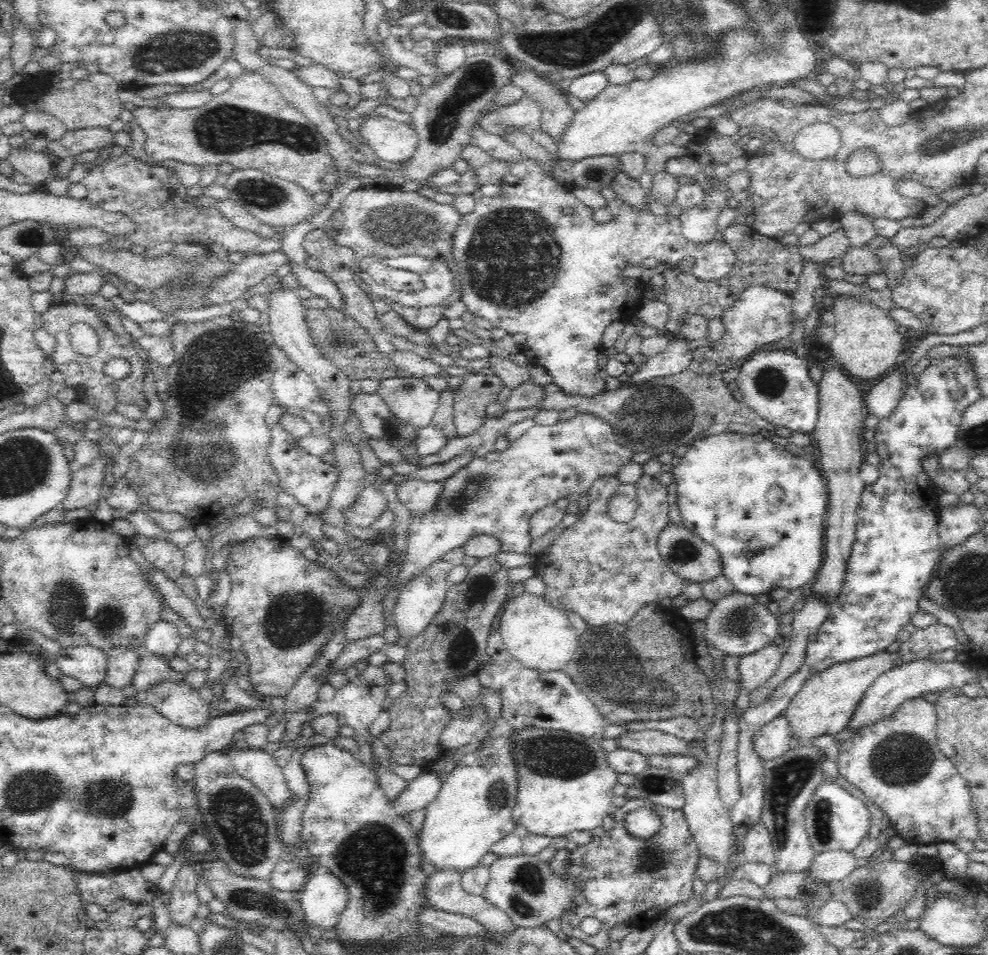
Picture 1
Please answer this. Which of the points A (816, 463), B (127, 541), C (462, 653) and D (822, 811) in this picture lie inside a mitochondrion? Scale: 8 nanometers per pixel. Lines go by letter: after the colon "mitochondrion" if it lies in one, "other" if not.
A: other
B: other
C: mitochondrion
D: mitochondrion

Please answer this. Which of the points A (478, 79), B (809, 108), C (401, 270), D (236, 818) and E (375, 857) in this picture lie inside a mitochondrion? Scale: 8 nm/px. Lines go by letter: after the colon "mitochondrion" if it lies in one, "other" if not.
A: mitochondrion
B: other
C: mitochondrion
D: mitochondrion
E: mitochondrion

